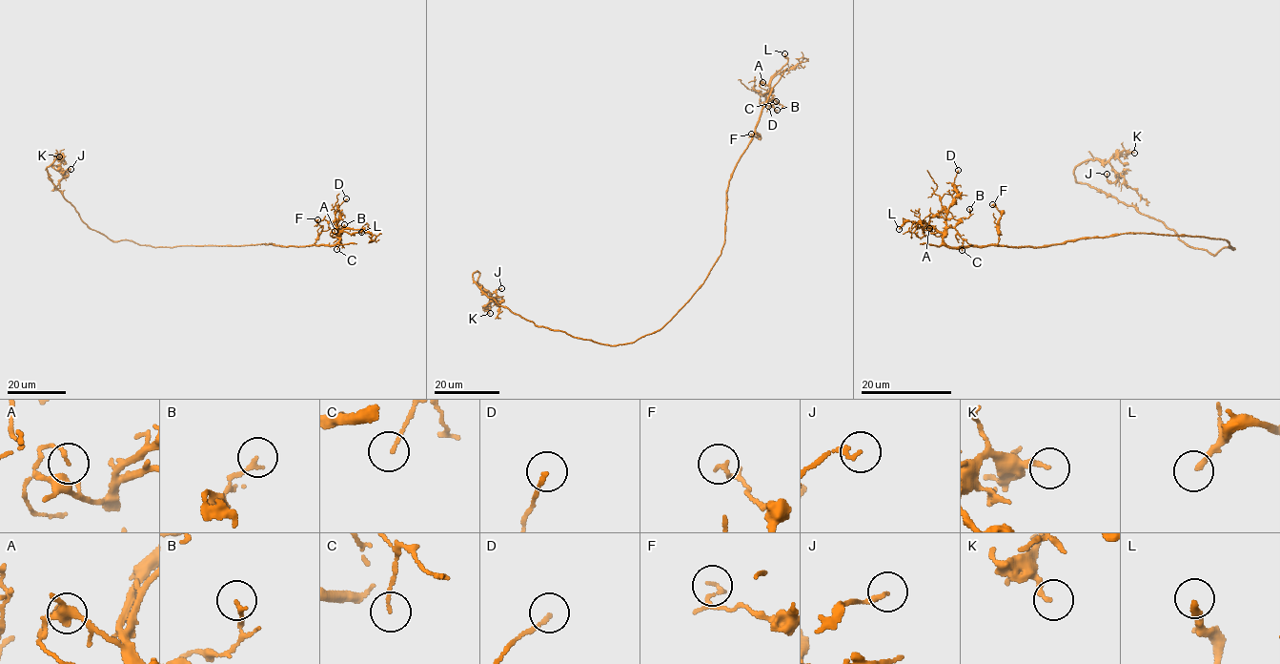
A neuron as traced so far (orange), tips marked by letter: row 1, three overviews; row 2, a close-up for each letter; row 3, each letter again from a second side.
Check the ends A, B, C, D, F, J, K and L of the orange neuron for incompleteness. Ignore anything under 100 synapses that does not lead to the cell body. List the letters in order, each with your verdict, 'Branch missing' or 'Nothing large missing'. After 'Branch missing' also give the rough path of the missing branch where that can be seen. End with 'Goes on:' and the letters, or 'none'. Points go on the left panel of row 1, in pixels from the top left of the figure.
A: Nothing large missing
B: Nothing large missing
C: Nothing large missing
D: Nothing large missing
F: Nothing large missing
J: Nothing large missing
K: Nothing large missing
L: Nothing large missing
Goes on: none

